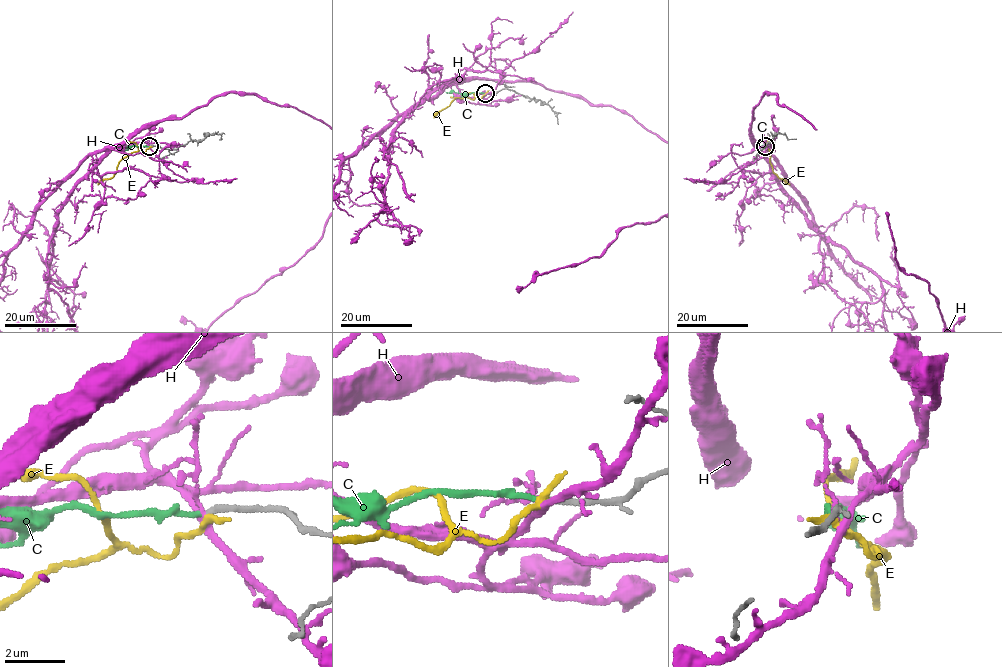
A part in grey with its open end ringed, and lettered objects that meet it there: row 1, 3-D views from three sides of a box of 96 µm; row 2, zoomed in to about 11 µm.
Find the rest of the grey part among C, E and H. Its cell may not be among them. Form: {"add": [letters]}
{"add": ["C"]}

